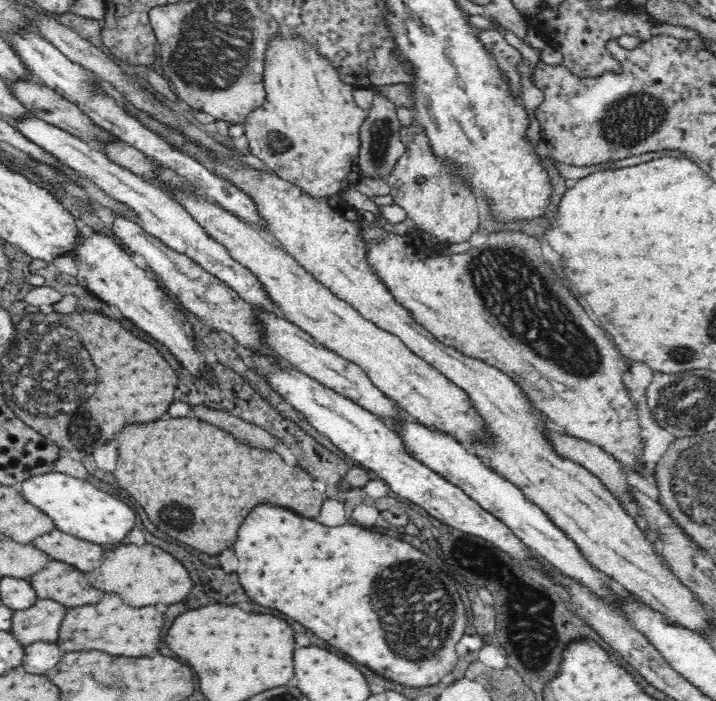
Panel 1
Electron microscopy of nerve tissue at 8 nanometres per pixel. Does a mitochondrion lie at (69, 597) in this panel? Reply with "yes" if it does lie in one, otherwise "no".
no

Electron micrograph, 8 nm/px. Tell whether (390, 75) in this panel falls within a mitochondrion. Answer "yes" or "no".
no

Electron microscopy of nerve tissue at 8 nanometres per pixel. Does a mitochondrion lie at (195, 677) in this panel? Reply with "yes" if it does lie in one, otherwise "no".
no

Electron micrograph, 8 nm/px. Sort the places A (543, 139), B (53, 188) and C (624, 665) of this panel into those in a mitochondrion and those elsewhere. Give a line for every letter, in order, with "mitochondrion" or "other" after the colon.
A: other
B: other
C: other

